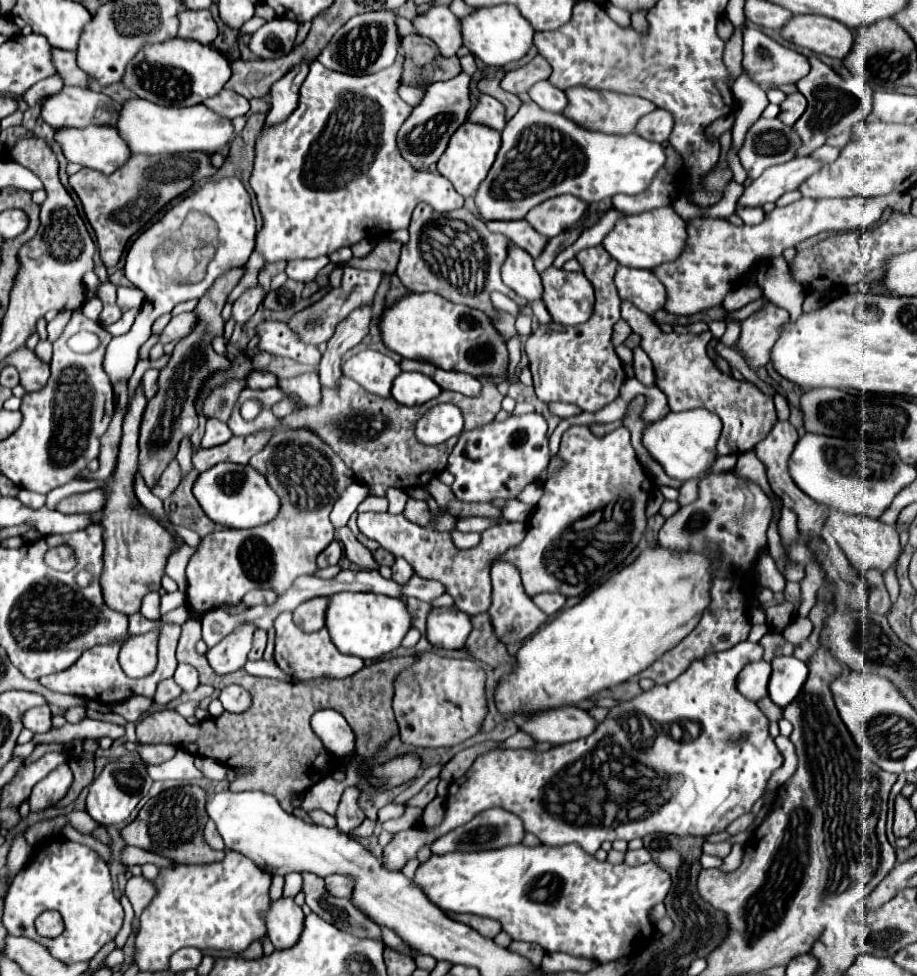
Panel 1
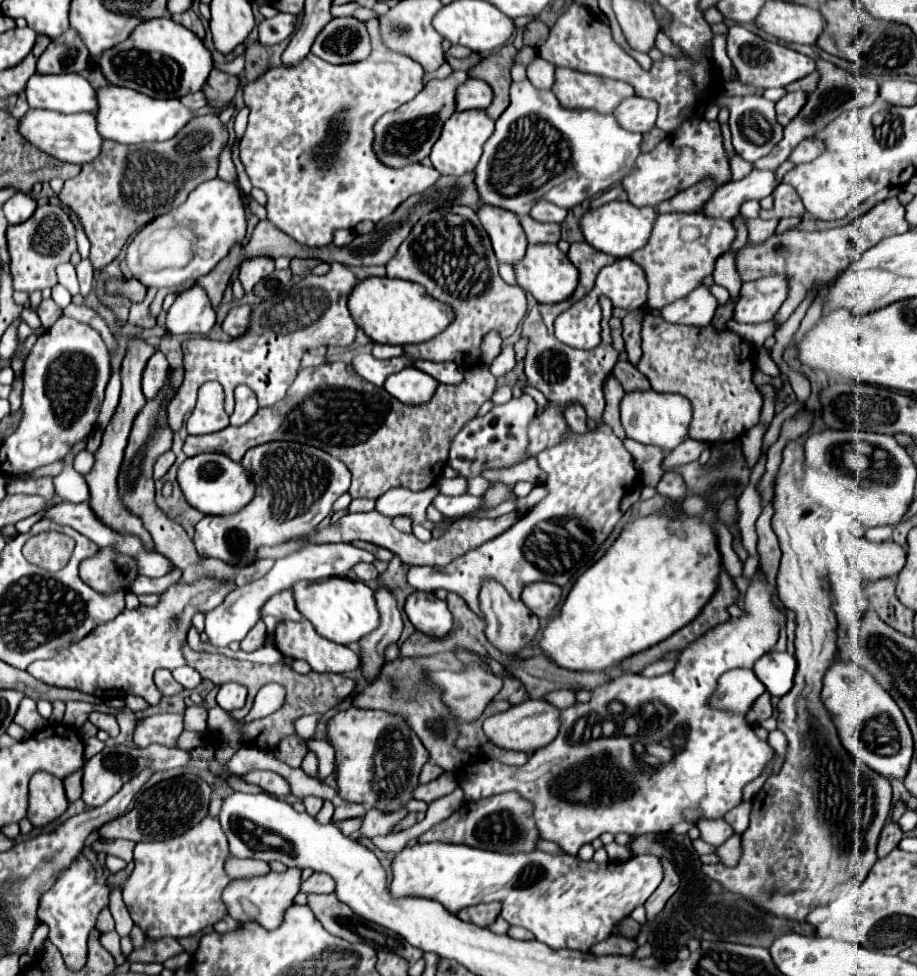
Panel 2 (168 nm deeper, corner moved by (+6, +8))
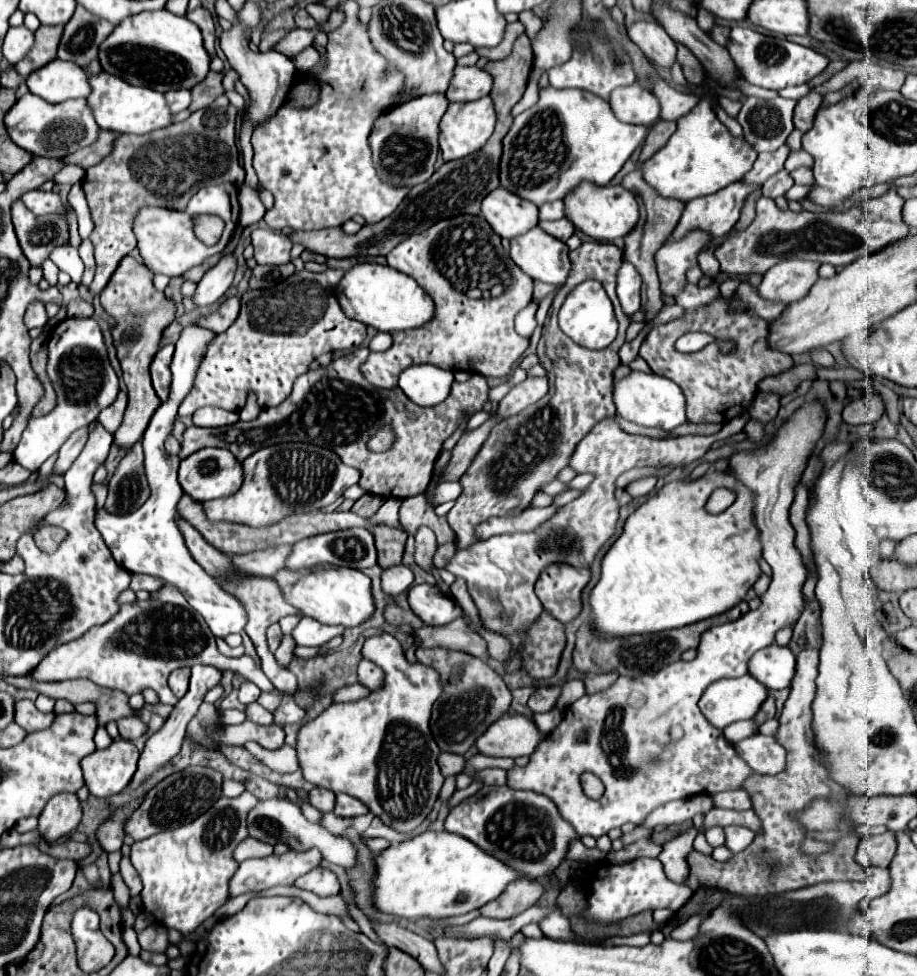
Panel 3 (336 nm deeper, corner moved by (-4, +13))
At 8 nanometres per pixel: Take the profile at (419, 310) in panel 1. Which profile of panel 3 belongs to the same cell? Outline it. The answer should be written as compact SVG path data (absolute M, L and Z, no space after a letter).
M357 263L345 273L337 285L337 297L341 309L349 313L351 319L357 319L365 325L375 327L377 331L407 331L417 329L433 319L435 305L433 299L417 285L417 281L401 271L395 271L389 265L377 263Z

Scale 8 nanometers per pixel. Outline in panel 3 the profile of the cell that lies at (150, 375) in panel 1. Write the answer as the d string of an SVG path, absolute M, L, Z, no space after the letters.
M161 347L159 353L155 355L153 363L151 363L151 379L153 379L153 389L157 391L159 399L165 401L167 393L169 393L169 383L171 383L171 357L173 357L173 347Z

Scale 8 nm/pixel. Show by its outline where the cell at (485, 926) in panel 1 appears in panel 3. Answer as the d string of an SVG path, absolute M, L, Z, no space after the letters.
M517 879L503 891L503 895L499 895L495 901L483 905L479 911L483 917L491 917L491 919L515 917L521 911L525 911L527 907L537 903L537 899L543 893L541 889L543 887L537 881Z

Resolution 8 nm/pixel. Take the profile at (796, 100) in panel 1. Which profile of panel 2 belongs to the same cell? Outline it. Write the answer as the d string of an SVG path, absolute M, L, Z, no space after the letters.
M791 92L791 94L783 96L777 102L777 122L781 126L787 126L799 114L799 110L805 106L805 102L807 102L805 92Z

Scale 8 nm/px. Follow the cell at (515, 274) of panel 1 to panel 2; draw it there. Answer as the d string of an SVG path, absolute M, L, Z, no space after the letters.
M481 204L477 216L491 238L497 260L511 266L519 262L527 248L527 238L521 228L519 216L505 208L489 204Z

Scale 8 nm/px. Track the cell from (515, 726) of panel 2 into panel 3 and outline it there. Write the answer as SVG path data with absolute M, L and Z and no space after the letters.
M507 713L477 739L477 749L479 753L491 757L515 759L521 755L531 755L543 737L543 731L531 717L521 713Z

